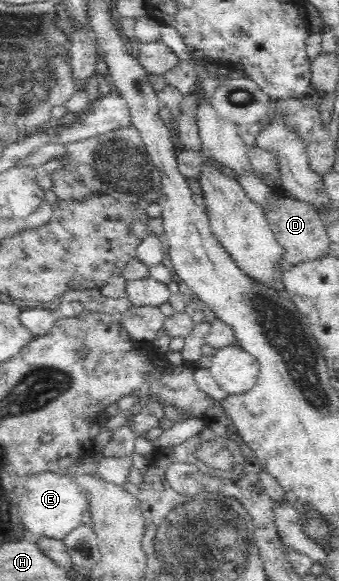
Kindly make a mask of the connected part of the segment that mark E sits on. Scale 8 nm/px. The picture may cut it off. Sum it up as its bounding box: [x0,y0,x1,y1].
[19,472,87,540]

